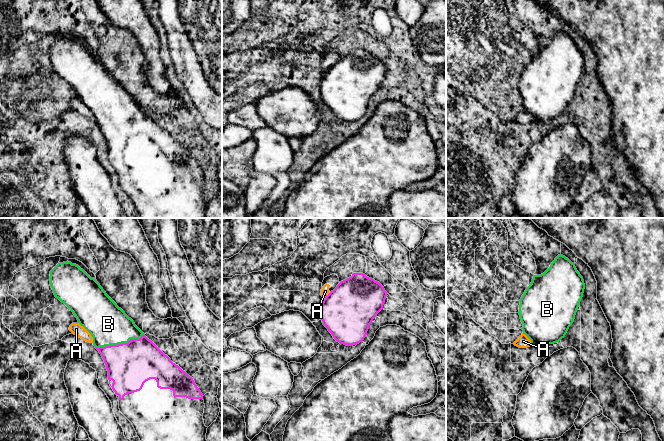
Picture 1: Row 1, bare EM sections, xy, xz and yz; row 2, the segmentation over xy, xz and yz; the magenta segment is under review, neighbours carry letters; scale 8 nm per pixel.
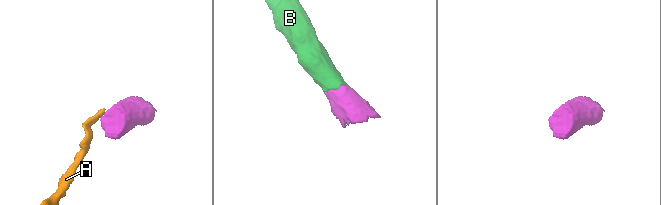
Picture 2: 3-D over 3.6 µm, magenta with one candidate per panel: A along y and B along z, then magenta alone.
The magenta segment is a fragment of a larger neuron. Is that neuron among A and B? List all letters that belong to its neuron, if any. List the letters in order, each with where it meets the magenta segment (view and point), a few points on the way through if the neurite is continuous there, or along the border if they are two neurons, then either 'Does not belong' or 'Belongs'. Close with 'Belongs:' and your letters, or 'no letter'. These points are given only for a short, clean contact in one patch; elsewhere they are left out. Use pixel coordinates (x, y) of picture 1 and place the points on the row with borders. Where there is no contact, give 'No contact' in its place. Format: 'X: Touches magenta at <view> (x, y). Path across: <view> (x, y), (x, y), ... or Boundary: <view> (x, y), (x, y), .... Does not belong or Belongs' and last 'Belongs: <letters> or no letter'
A: Touches magenta at xz (328, 294). Boundary: xz (330, 292), (324, 297). Does not belong
B: Touches magenta at xy (120, 344). Belongs
Belongs: B

